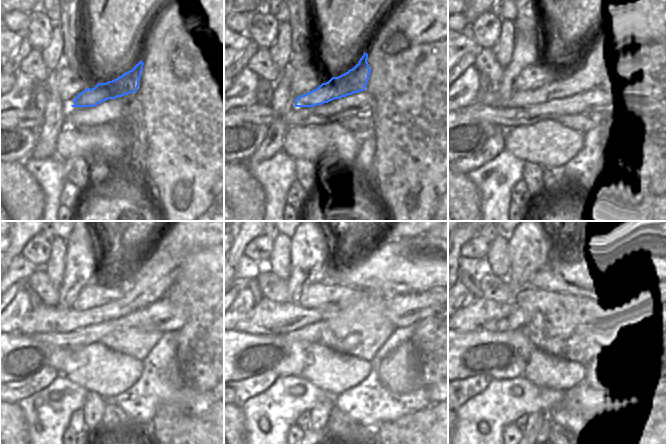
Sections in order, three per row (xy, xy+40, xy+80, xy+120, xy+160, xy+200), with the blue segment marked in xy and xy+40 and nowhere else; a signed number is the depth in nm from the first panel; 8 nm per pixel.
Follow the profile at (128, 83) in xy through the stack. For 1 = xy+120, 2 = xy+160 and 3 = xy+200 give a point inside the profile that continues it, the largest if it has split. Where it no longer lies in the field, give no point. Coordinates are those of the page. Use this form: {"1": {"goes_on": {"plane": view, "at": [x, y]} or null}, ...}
{"1": {"goes_on": {"plane": "xy+120", "at": [44, 319]}}, "2": {"goes_on": {"plane": "xy+160", "at": [267, 317]}}, "3": {"goes_on": {"plane": "xy+200", "at": [484, 314]}}}

